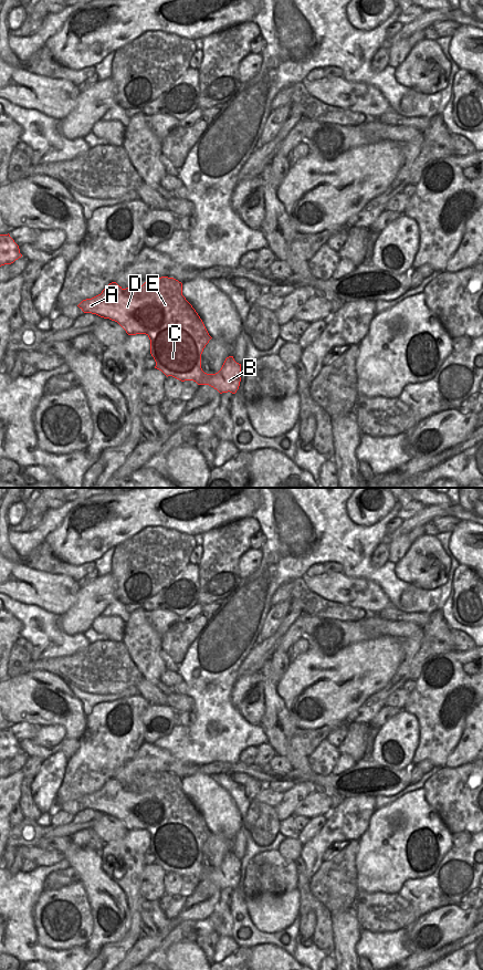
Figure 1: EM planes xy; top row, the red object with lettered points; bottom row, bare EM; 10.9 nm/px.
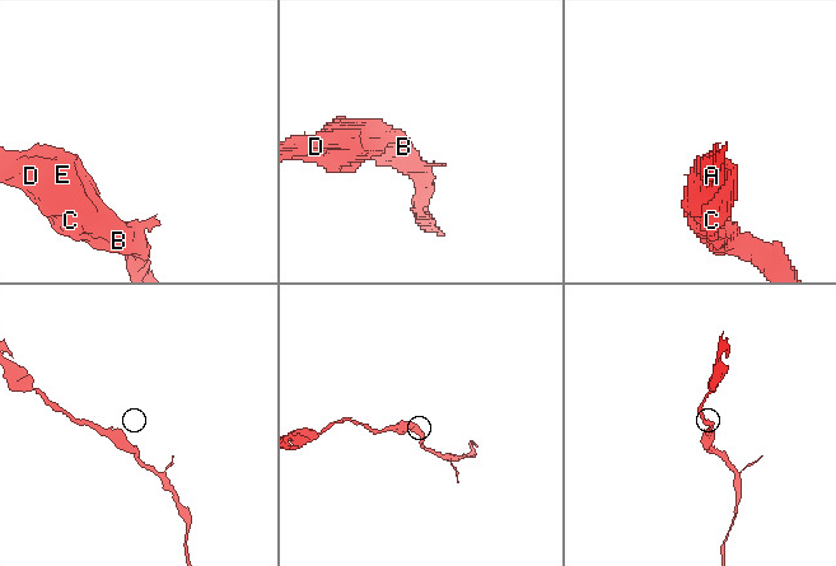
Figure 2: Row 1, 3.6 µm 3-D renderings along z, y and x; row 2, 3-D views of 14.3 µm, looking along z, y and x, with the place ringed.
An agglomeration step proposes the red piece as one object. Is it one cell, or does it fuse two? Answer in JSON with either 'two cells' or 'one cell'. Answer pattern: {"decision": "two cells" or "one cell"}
{"decision": "one cell"}

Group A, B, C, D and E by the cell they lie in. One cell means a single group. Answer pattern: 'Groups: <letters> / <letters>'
Groups: A B C D E.

